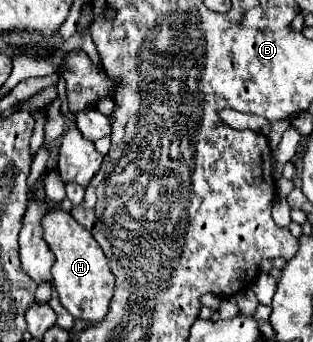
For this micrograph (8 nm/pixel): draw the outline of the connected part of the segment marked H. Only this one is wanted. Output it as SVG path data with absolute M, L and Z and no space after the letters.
M48 211L42 217L42 237L48 249L54 253L56 263L52 267L54 287L58 291L60 303L66 307L70 315L84 321L102 321L108 313L108 303L114 293L114 275L108 267L108 261L92 237L82 225L74 221L74 217L66 211Z

